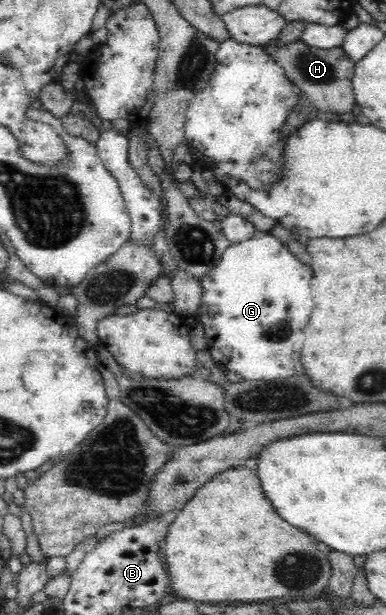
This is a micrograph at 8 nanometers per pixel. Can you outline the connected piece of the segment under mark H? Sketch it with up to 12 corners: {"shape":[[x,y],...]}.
{"shape":[[296,39],[261,48],[316,108],[356,104],[355,63],[341,46]]}

